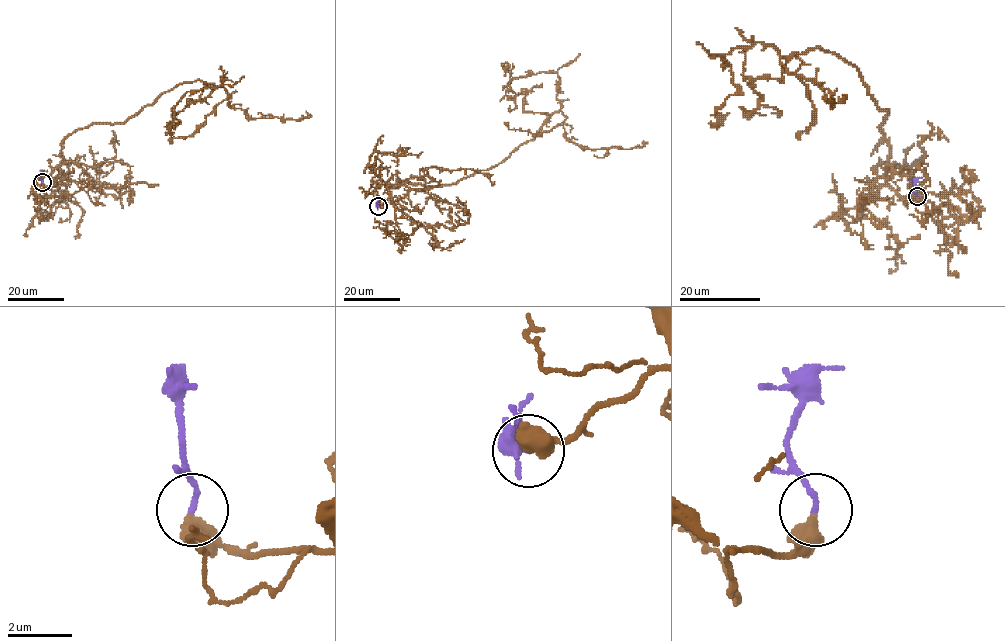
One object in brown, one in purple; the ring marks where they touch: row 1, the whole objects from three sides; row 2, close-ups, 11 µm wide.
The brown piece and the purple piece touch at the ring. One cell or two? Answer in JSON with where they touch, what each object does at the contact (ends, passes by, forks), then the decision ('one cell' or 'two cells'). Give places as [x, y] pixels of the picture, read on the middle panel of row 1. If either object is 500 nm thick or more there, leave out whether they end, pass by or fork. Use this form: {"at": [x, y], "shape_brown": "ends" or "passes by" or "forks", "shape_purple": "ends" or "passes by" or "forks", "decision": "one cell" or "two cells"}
{"at": [378, 206], "decision": "one cell"}

